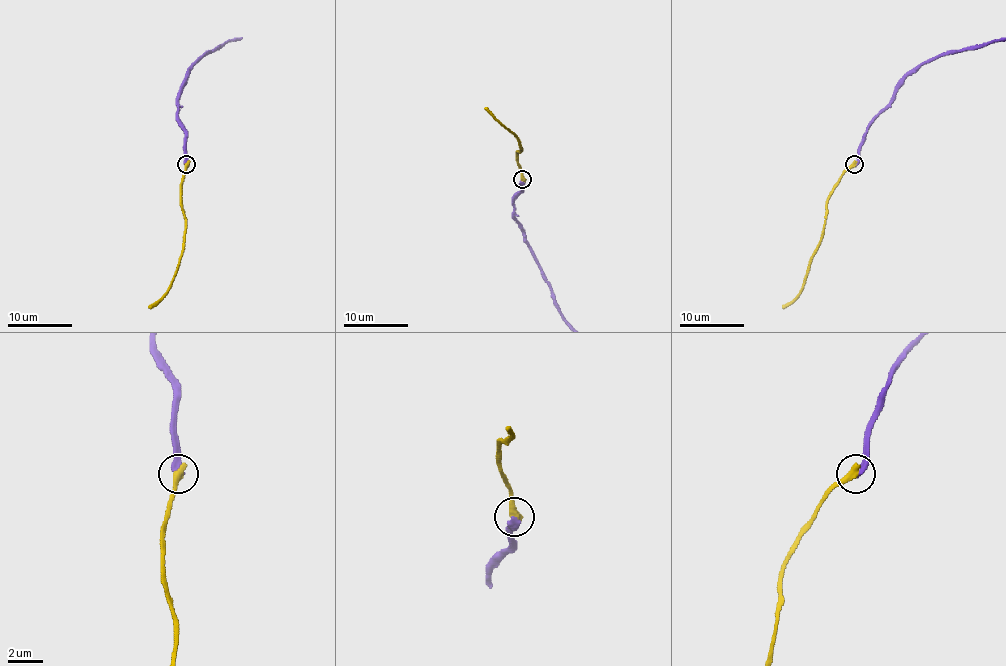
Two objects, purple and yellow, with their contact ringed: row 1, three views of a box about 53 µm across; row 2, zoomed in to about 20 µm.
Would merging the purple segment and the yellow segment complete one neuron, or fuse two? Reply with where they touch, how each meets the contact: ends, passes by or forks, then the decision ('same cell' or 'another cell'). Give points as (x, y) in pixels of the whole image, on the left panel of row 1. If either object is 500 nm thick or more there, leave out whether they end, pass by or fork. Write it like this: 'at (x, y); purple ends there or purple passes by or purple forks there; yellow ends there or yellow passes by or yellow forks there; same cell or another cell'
at (186, 164); purple ends there; yellow ends there; another cell

